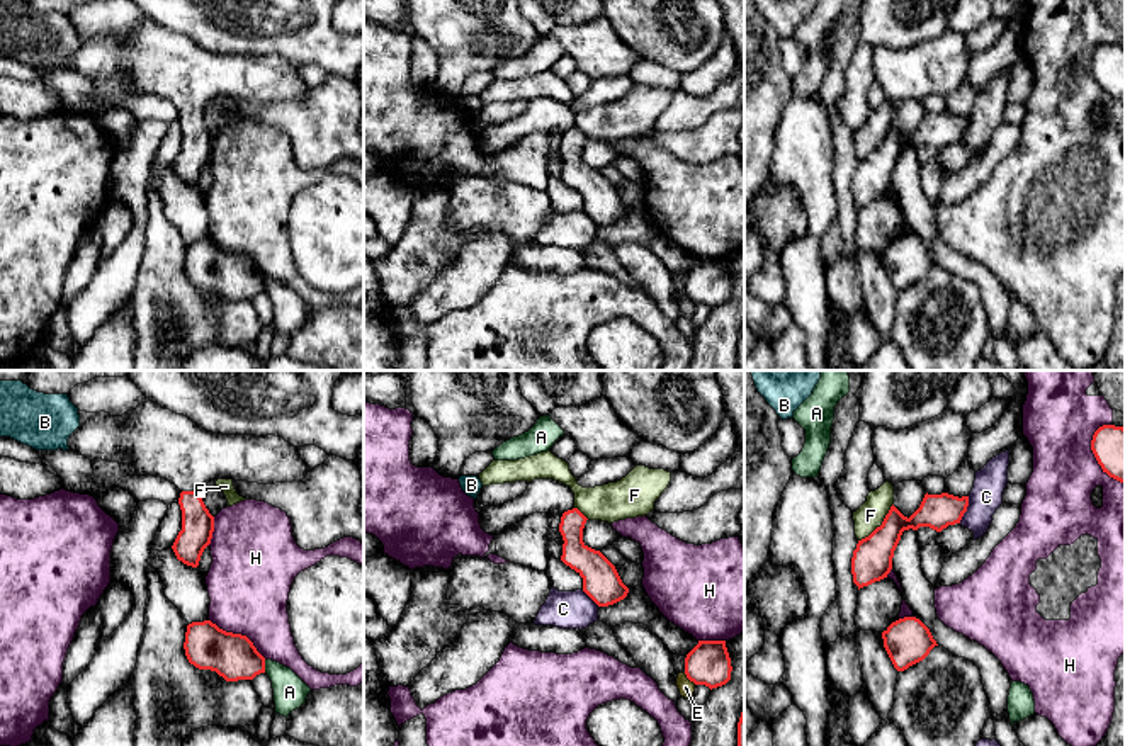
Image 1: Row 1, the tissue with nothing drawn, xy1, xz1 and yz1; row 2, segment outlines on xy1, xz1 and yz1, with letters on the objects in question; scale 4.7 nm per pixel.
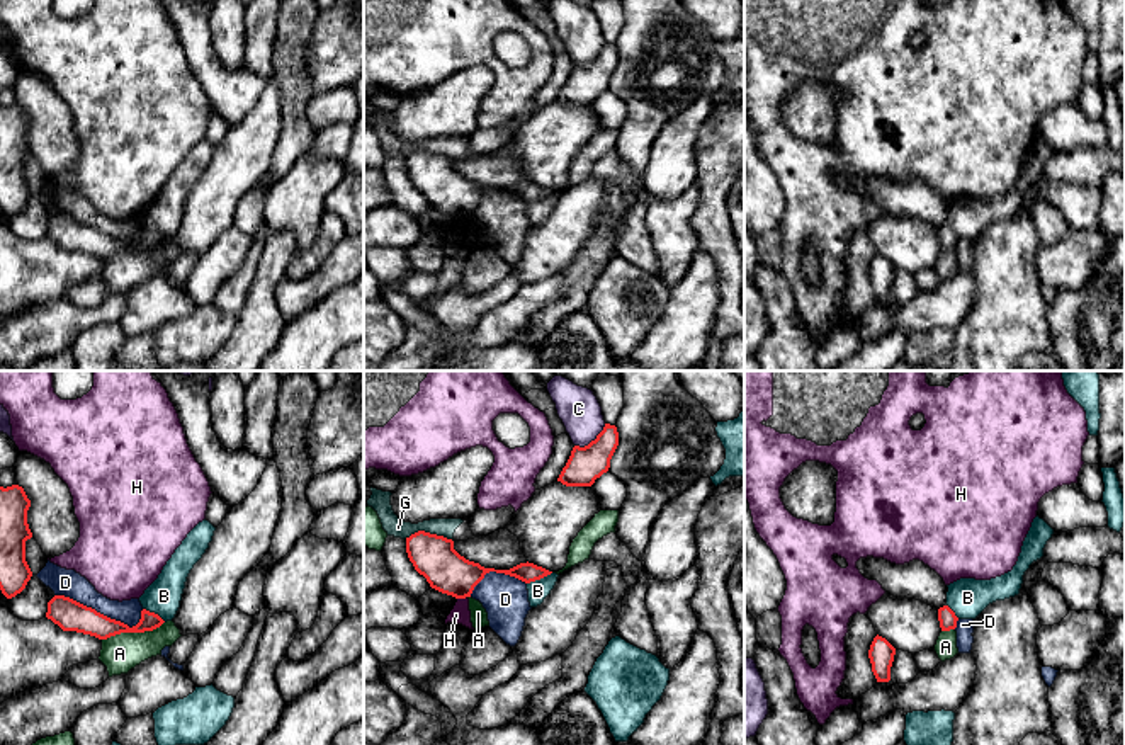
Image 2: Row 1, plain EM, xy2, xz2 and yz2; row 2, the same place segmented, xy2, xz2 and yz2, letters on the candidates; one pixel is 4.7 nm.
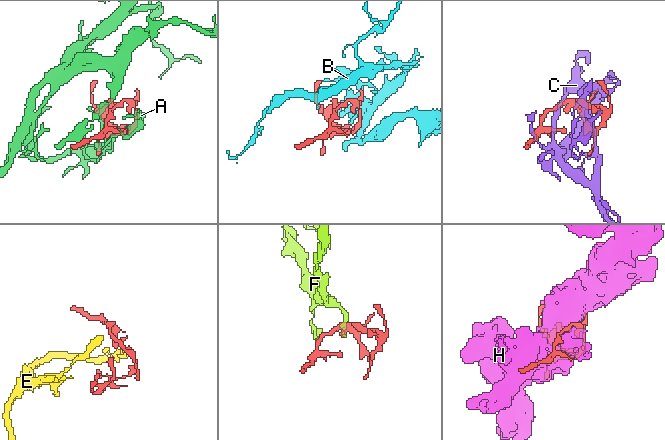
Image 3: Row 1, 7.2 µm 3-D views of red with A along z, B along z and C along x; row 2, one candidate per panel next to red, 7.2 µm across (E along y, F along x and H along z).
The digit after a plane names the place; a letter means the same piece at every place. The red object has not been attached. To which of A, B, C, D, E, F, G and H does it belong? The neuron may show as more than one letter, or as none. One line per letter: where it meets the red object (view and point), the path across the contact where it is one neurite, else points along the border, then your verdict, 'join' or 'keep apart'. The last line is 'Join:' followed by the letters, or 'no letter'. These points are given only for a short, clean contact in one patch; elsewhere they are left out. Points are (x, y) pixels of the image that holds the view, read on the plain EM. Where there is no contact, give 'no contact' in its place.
A: xy2 (133, 250) | keep apart
B: xz2 (539, 198) | along xz2 (553, 191), (527, 203) | keep apart
C: xz2 (592, 60) | keep apart
D: xy2 (99, 232) | keep apart
E: xz1 (690, 299) | along xz1 (684, 293), (695, 303) | keep apart
F: yz1 (881, 145) | along yz1 (893, 123), (884, 140), (859, 160) | keep apart
G: xz2 (429, 152) | along xz2 (405, 157), (418, 150), (429, 150), (452, 160) | keep apart
H: xy1 (238, 254) | keep apart
Join: no letter

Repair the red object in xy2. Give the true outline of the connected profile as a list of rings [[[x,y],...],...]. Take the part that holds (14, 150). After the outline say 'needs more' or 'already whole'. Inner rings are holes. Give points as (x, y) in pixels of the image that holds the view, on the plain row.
[[[19,104],[0,105],[0,209],[7,218],[20,213],[32,196],[25,180],[31,119]]] | already whole

